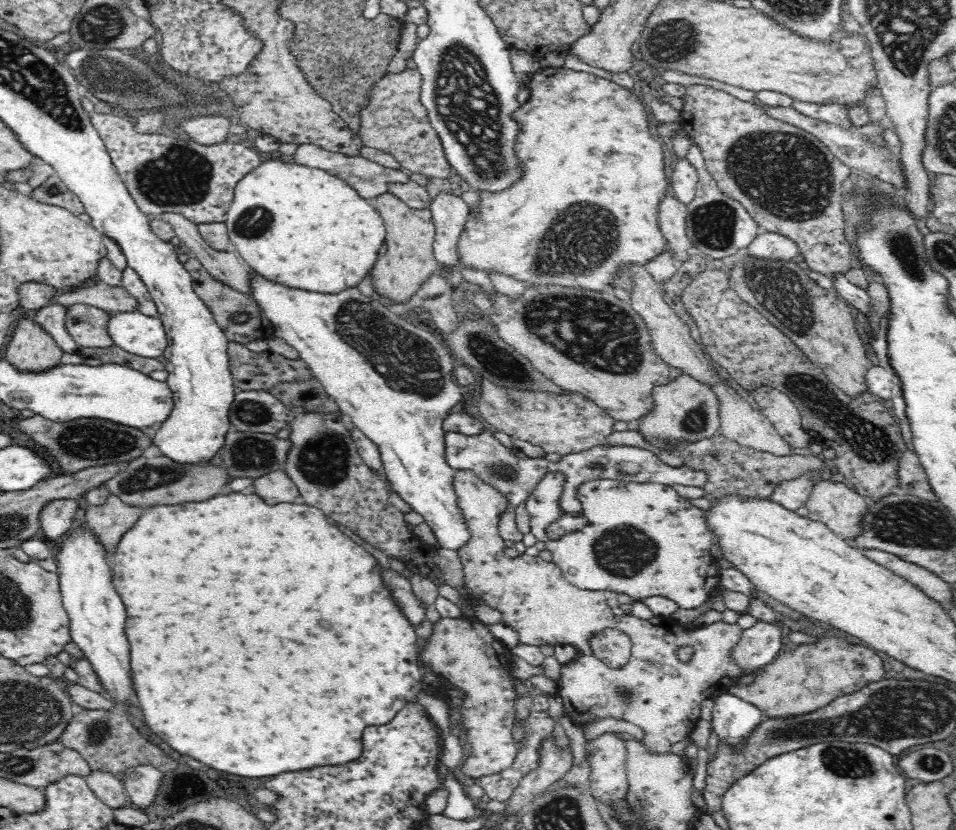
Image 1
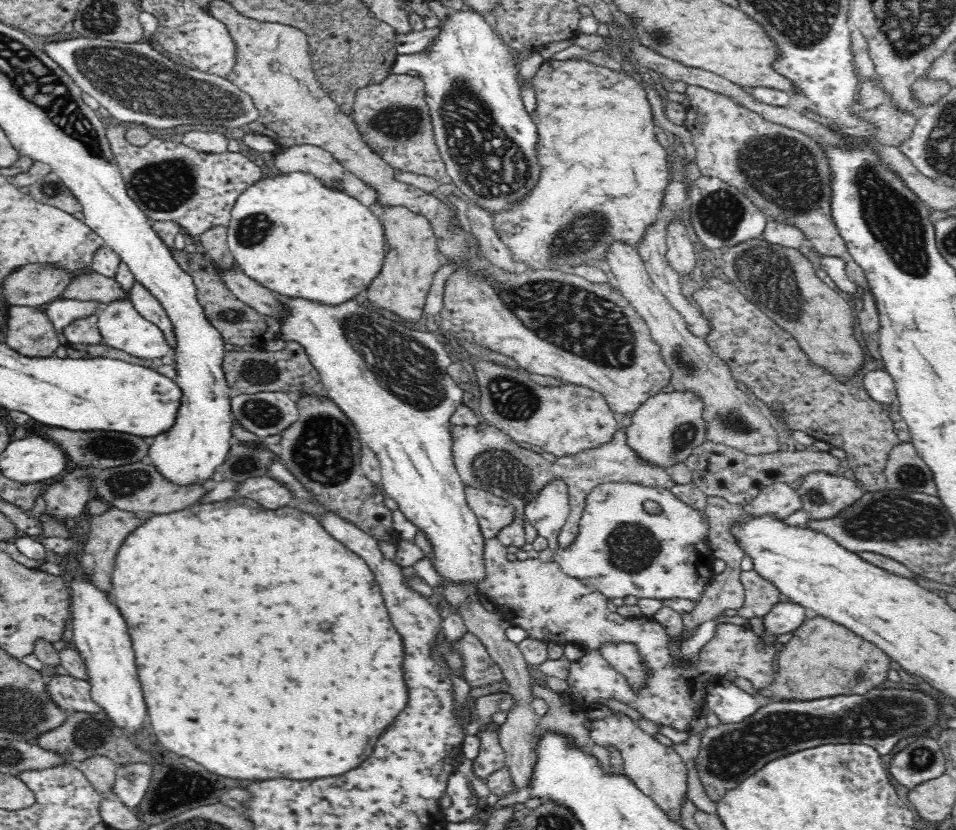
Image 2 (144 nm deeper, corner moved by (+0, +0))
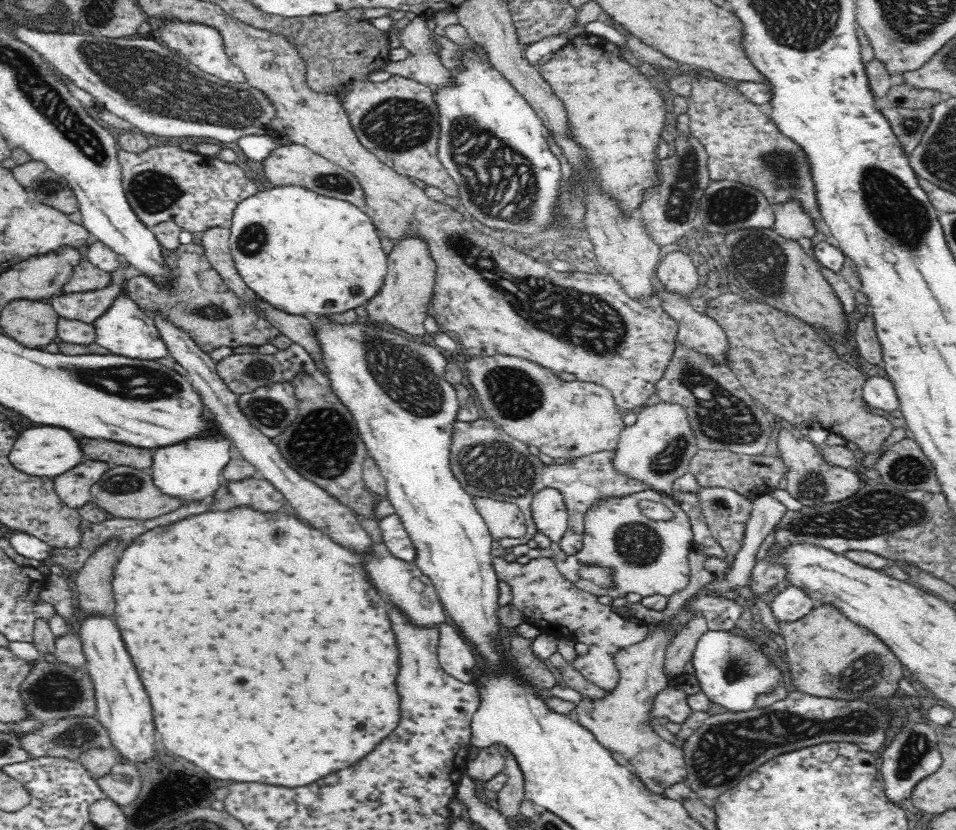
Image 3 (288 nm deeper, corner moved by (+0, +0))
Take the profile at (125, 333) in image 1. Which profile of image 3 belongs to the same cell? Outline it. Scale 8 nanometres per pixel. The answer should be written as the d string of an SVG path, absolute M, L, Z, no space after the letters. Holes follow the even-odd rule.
M130 272L126 276L122 276L118 294L114 296L112 304L106 308L106 312L94 320L94 328L96 328L96 338L98 344L104 346L106 350L112 350L112 354L122 356L122 358L130 358L130 360L162 360L166 356L170 356L170 350L166 348L166 344L160 338L160 332L156 330L150 314L146 310L142 310L138 306L138 302L130 296Z

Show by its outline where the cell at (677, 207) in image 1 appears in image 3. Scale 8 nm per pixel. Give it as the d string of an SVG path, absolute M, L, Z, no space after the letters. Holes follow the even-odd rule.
M674 250L664 254L658 266L658 278L666 284L668 290L676 290L686 298L694 288L698 288L698 274L696 274L696 256L690 256L684 250Z

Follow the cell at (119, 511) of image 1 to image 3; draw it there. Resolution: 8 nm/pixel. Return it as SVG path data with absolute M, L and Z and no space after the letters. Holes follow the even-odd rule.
M110 536L106 538L106 542L102 542L88 554L84 566L78 570L76 576L82 614L84 612L112 614L112 610L116 608L112 578L122 552L124 552L122 538Z

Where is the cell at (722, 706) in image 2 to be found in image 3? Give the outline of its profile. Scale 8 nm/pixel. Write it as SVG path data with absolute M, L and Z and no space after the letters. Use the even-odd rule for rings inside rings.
M706 630L696 646L692 660L702 692L710 698L710 702L720 704L724 710L732 714L754 710L756 696L770 692L772 688L780 686L780 682L784 682L782 672L778 668L768 670L766 660L752 644L738 638L730 638L726 632Z

